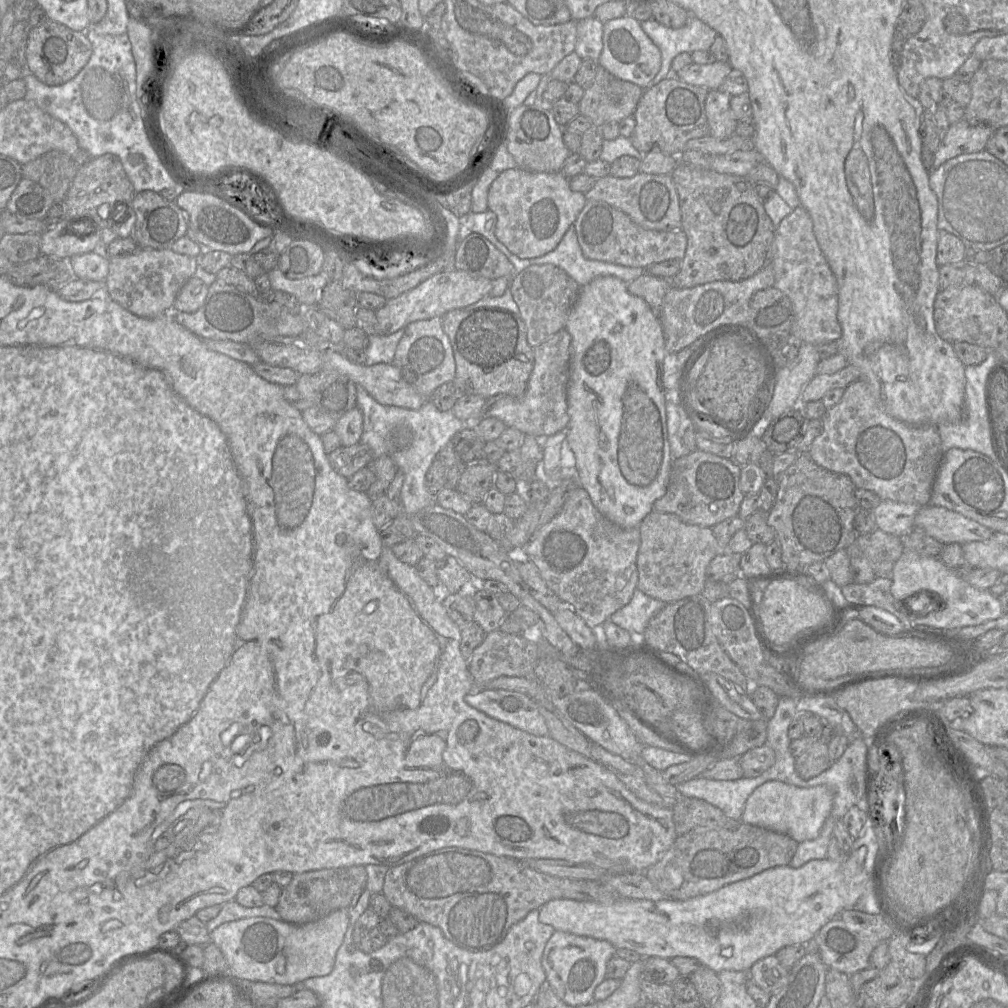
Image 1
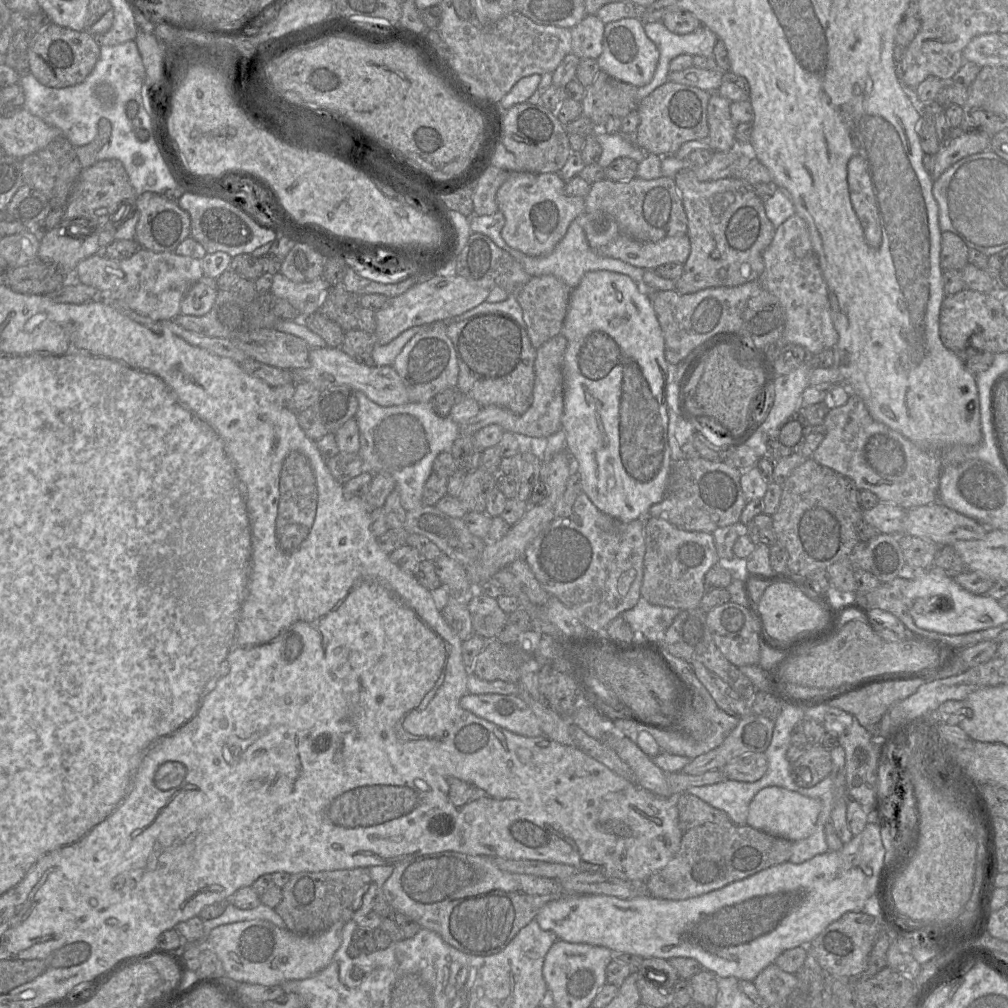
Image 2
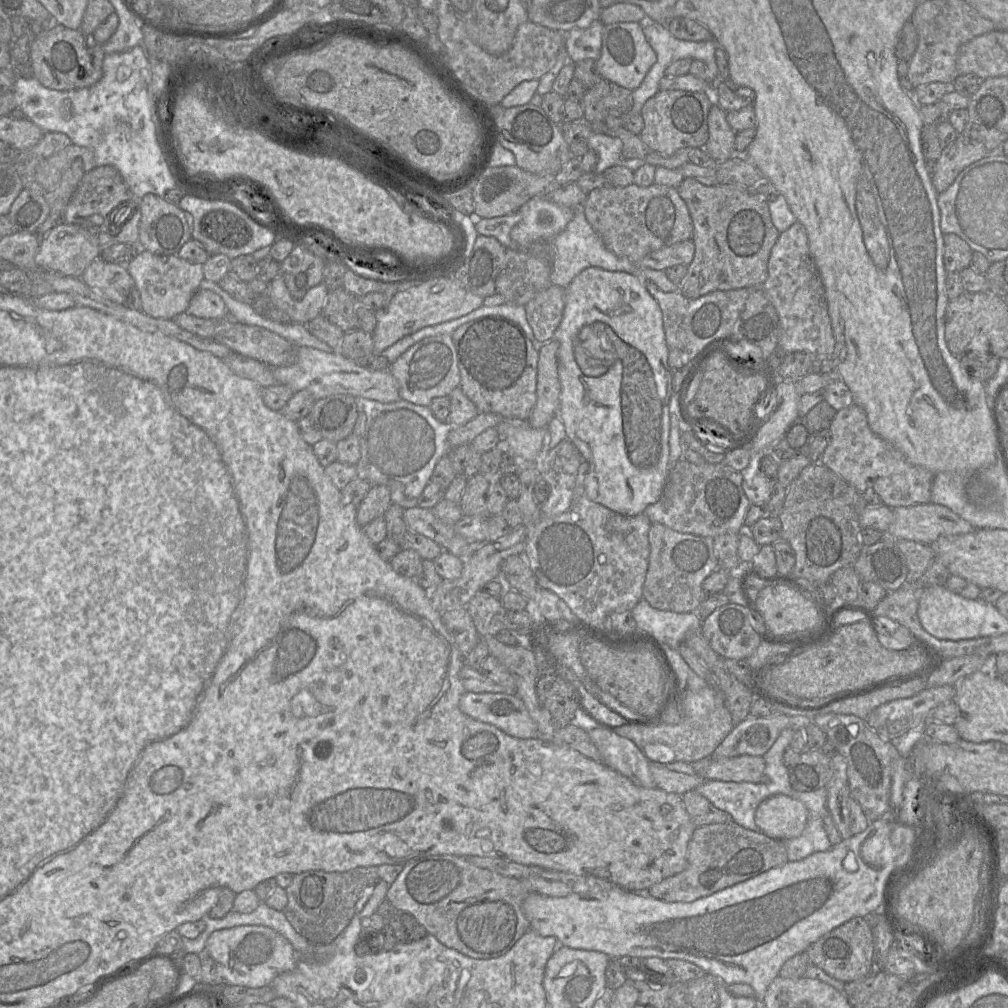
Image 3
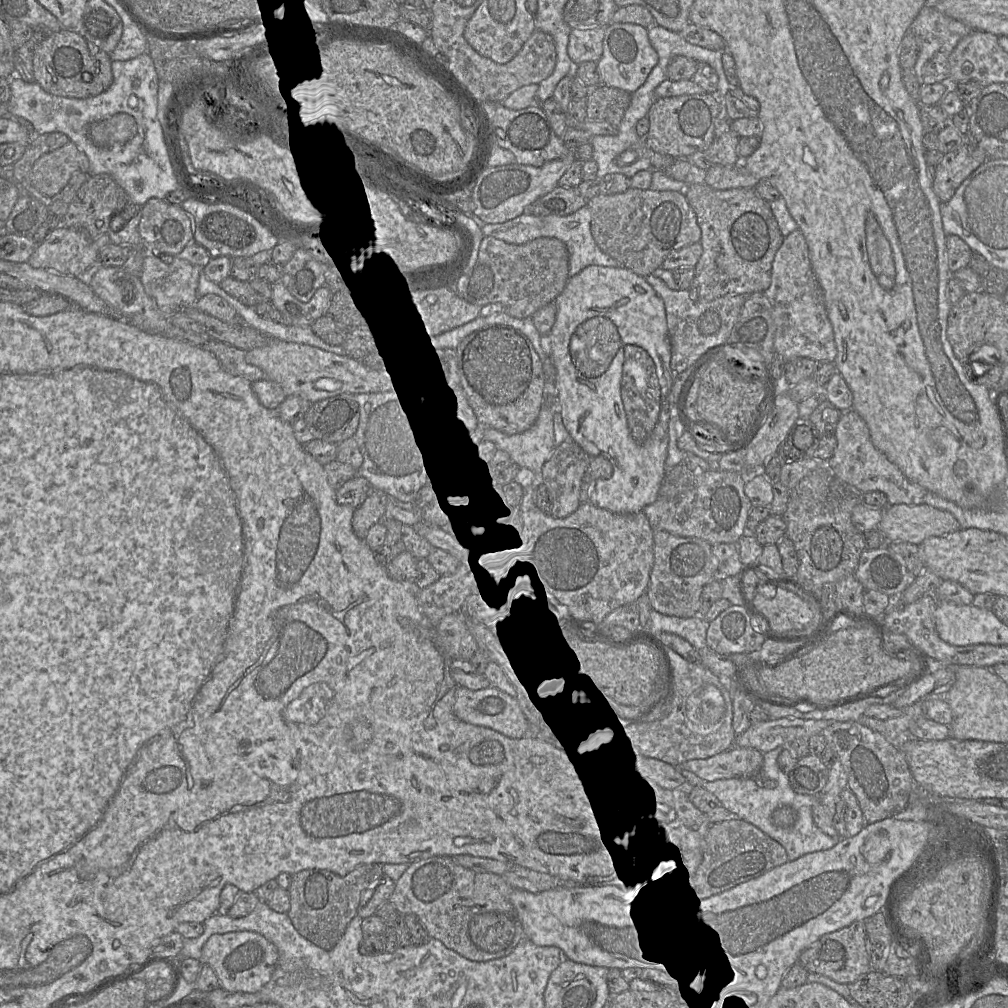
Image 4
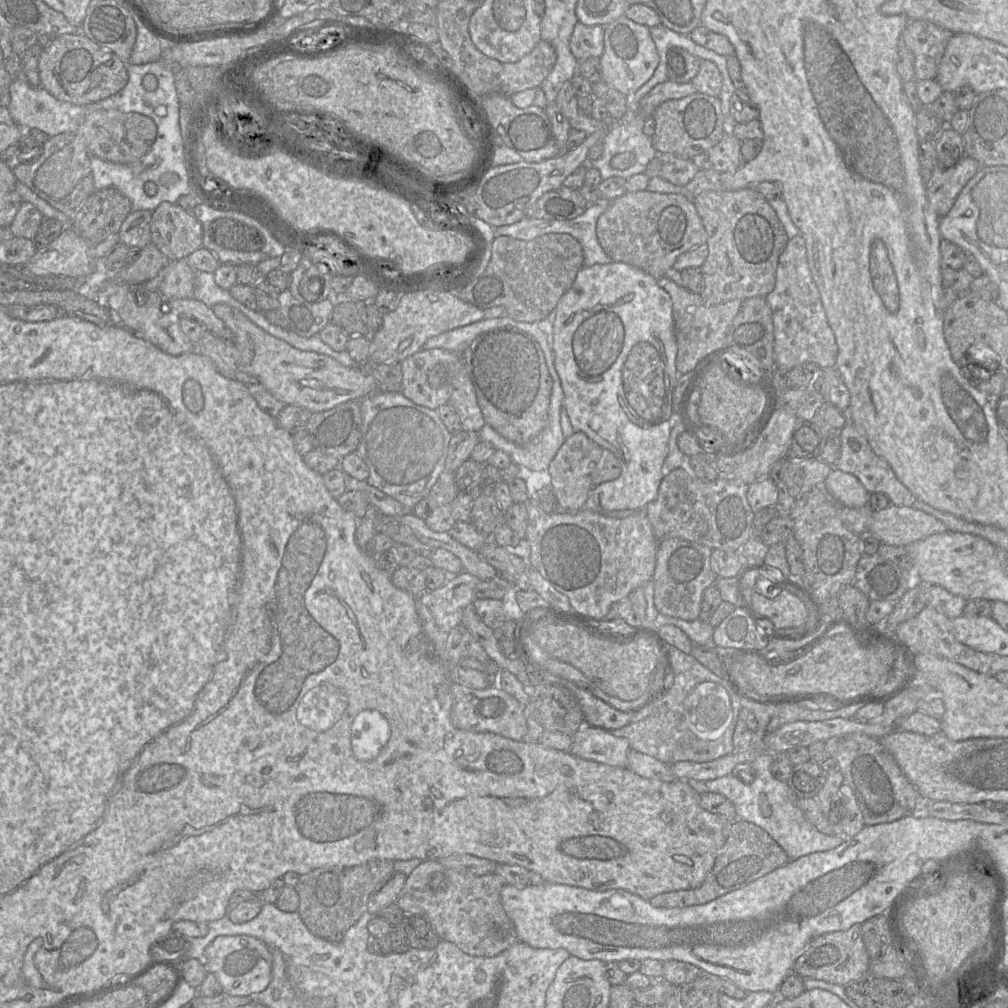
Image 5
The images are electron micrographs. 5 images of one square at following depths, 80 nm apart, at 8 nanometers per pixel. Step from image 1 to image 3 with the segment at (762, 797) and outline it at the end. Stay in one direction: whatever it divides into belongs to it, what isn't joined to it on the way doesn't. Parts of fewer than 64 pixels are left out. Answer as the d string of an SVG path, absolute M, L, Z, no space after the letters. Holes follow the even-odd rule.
M782 794L762 801L755 812L755 823L760 832L776 840L799 837L806 827L807 819L805 805Z

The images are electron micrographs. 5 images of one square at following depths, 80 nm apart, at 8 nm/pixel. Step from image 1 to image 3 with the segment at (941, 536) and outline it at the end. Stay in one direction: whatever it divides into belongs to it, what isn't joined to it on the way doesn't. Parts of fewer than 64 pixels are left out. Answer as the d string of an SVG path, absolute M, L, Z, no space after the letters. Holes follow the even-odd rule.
M932 502L896 507L893 509L893 515L893 522L885 535L895 539L905 539L930 545L941 536L966 534L975 530L969 522L959 517L951 509Z

